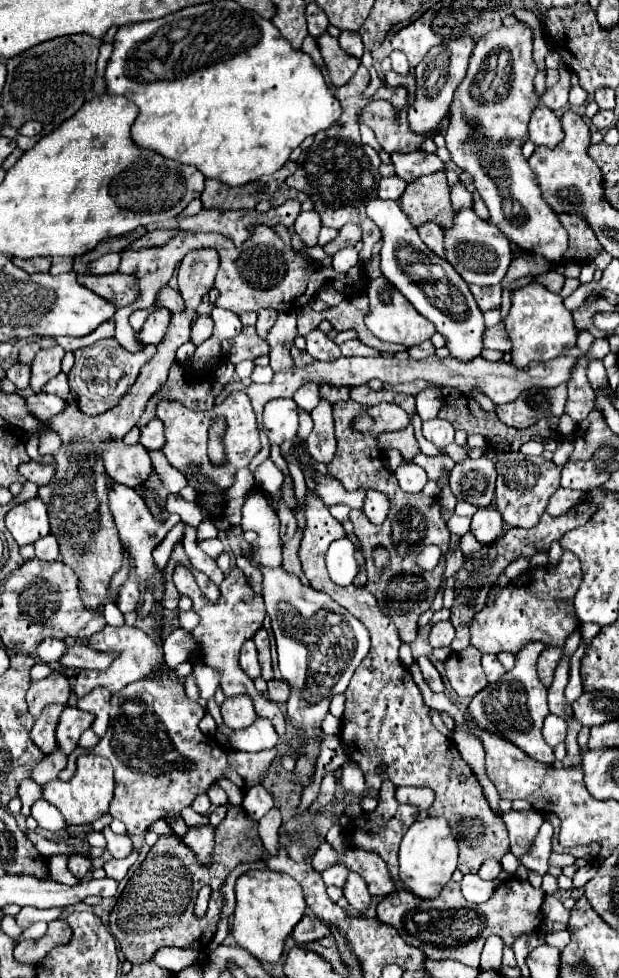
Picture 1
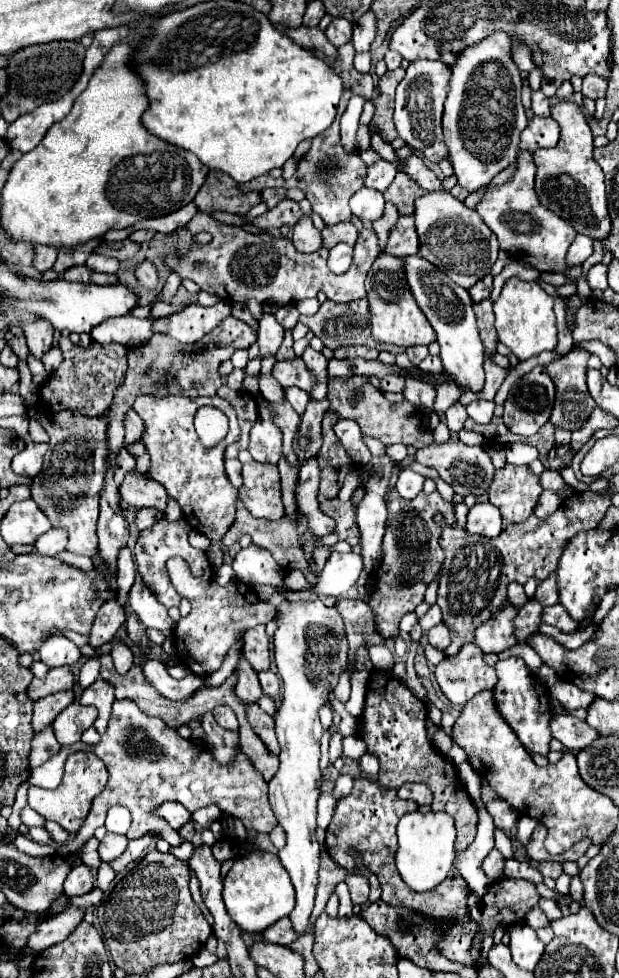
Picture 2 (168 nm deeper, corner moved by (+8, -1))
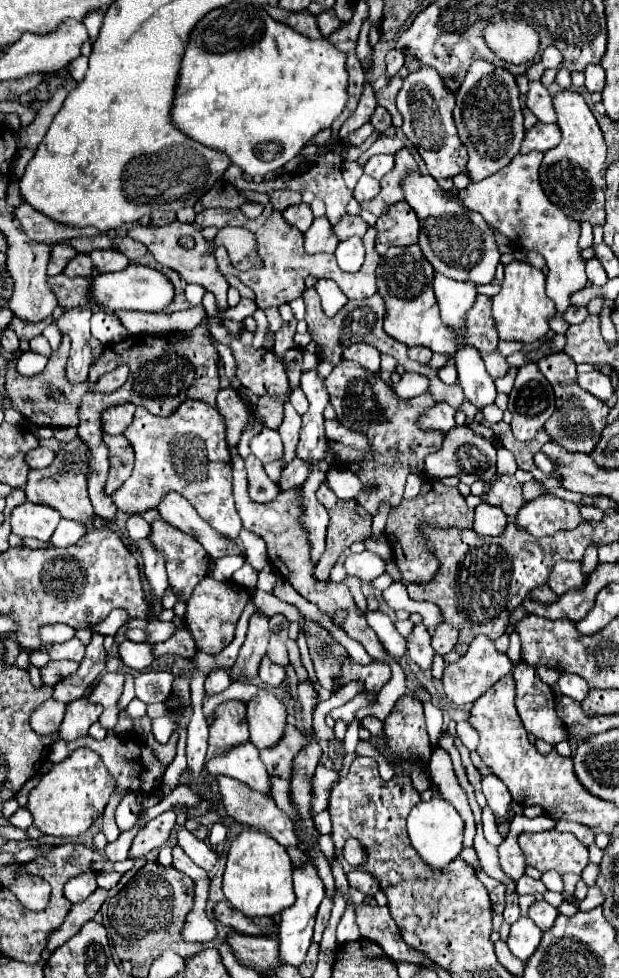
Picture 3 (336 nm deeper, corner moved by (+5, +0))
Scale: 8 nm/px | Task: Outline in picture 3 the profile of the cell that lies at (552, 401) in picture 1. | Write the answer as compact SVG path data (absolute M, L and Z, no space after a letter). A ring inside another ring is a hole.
M535 363L519 369L513 391L509 393L509 411L513 413L513 435L529 441L555 411L555 395L549 381Z

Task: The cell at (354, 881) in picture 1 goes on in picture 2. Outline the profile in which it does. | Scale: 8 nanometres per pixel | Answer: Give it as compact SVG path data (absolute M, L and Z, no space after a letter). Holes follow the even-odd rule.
M350 874L350 876L346 878L346 884L348 884L348 890L350 890L352 902L358 904L358 906L362 906L362 904L368 900L368 892L370 892L368 880L366 880L364 876L354 876L354 874Z

